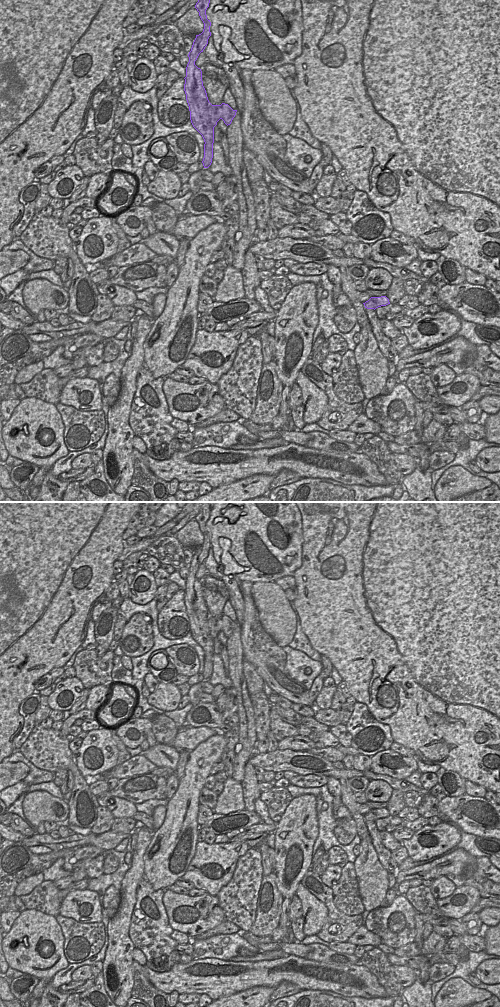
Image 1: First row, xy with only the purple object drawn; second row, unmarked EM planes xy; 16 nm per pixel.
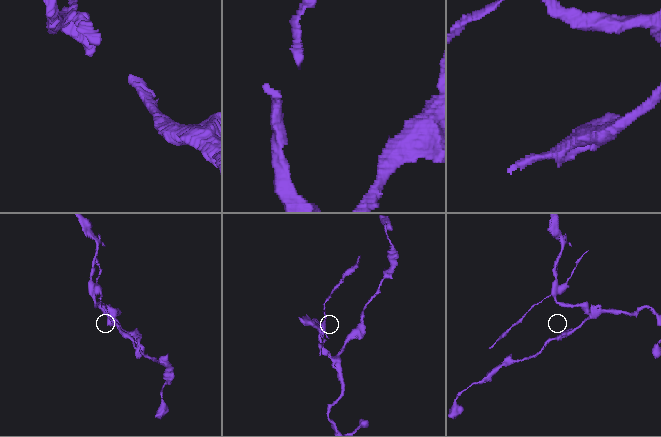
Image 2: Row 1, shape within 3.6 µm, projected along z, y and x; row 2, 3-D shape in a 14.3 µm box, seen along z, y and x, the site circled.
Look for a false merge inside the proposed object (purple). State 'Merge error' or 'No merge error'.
Merge error

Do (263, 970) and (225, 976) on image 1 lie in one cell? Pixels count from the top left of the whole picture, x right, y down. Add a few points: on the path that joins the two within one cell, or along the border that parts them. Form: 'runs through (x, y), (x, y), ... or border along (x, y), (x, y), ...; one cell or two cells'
runs through (254, 974), (234, 976); one cell

